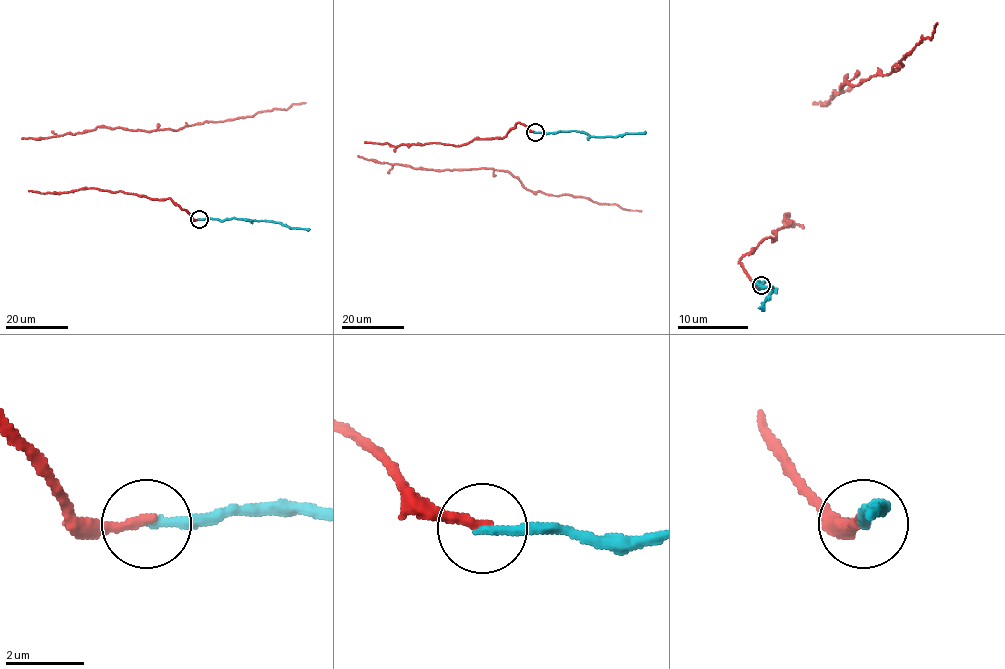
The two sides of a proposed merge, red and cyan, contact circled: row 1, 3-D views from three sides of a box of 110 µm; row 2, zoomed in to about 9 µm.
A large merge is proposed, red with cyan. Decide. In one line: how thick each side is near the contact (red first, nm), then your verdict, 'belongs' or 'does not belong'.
280 nm thick on the red side, 260 nm on the other; belongs

